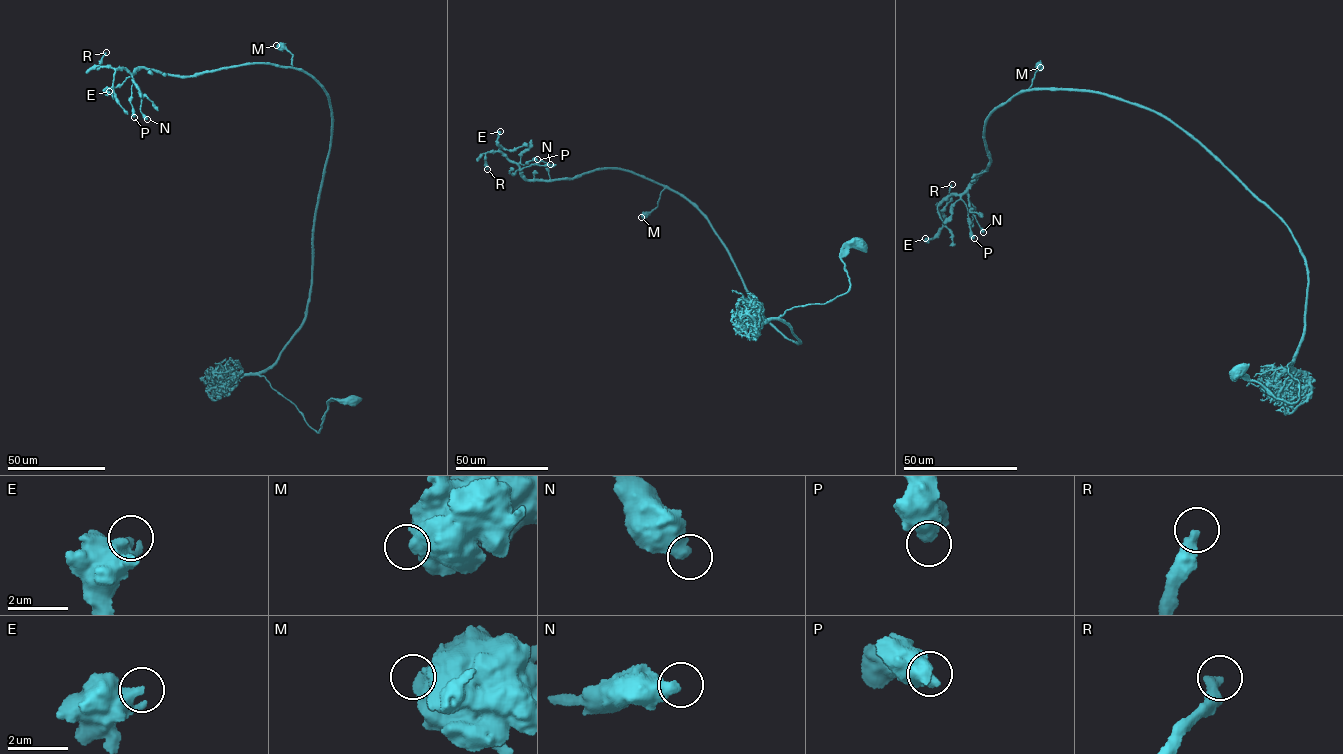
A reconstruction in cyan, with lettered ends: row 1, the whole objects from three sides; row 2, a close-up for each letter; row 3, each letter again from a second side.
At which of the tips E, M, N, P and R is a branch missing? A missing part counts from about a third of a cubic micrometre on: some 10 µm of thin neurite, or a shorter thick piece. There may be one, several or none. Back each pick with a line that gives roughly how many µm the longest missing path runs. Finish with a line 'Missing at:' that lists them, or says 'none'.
R: about 5 µm are missing
Missing at: R

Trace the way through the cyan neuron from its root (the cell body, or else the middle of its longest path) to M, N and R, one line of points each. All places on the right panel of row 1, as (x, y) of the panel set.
M: (1236, 372), (1299, 398), (1287, 366), (1308, 276), (1288, 226), (1154, 112), (1088, 90), (1022, 92), (1040, 67)
N: (1236, 372), (1298, 399), (1287, 366), (1305, 259), (1162, 116), (1081, 90), (1000, 105), (967, 192), (983, 232)
R: (1236, 372), (1298, 399), (1305, 259), (1175, 124), (1029, 90), (988, 116), (987, 167), (940, 210), (952, 184)

